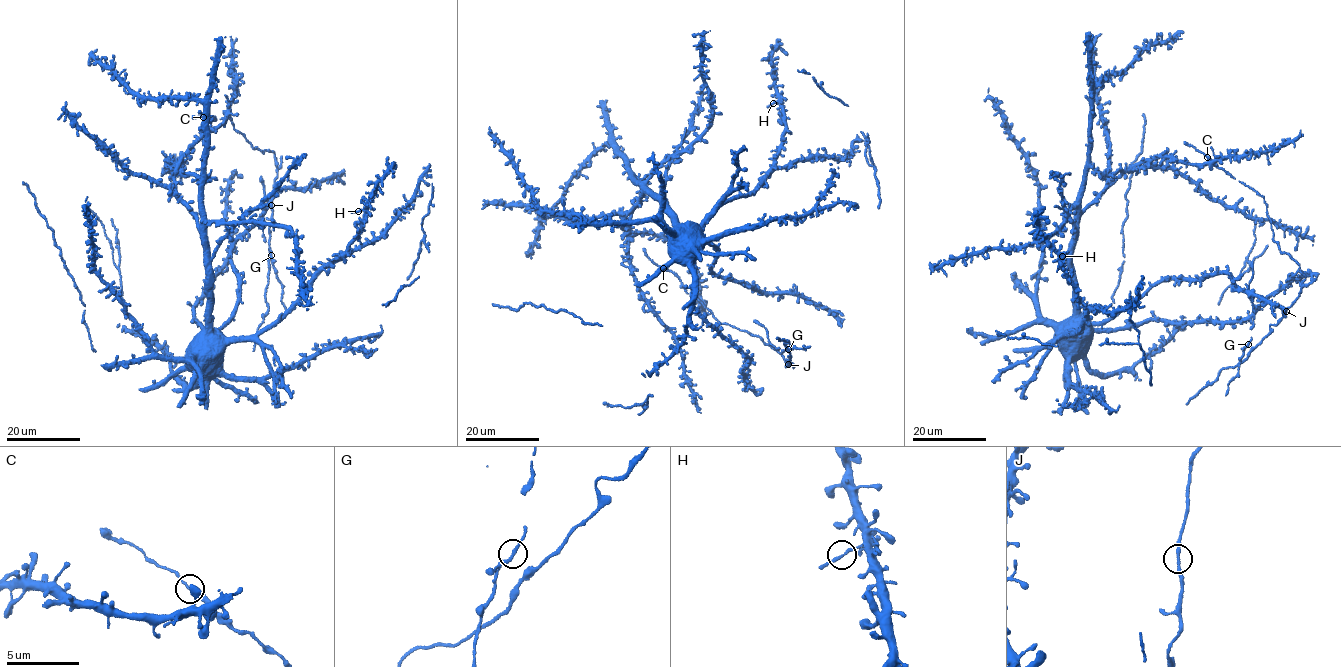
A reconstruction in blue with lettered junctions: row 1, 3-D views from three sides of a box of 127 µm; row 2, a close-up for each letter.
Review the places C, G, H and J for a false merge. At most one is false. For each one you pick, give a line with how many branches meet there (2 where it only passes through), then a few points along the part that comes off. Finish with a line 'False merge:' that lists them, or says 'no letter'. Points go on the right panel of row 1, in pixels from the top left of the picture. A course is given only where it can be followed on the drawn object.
False merge: no letter

